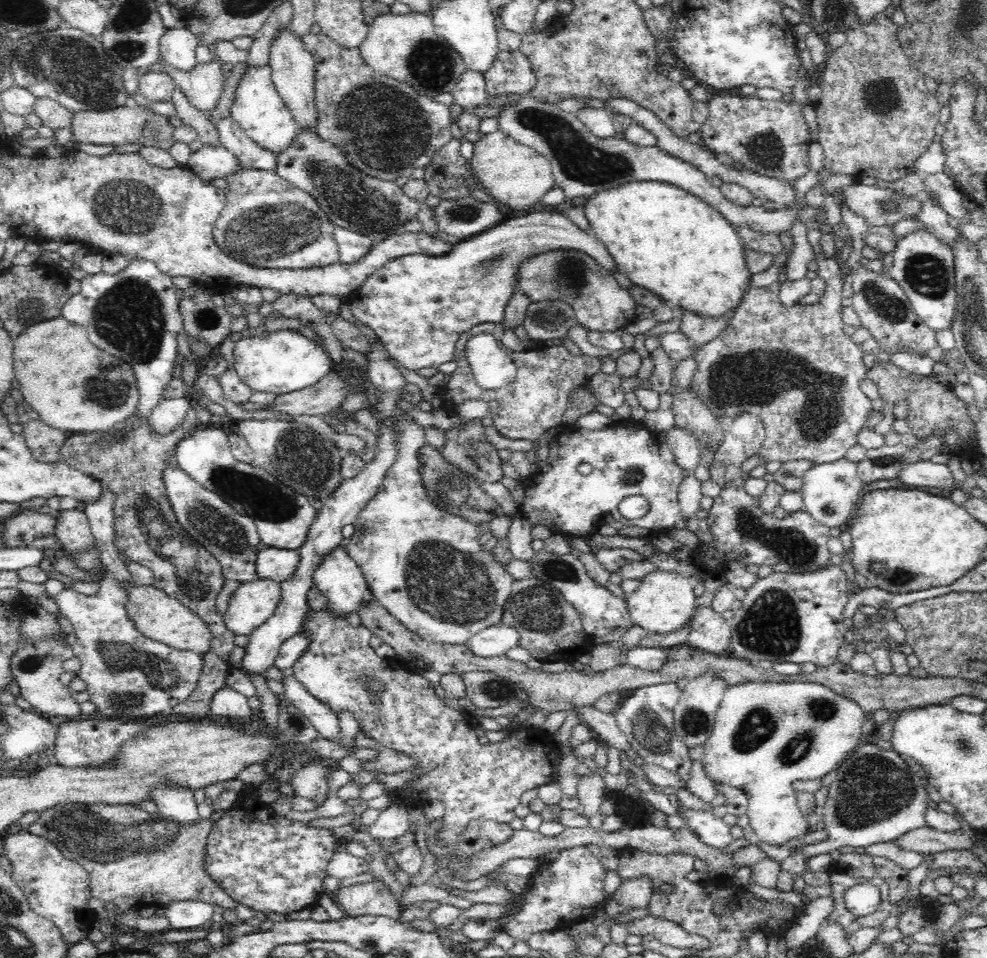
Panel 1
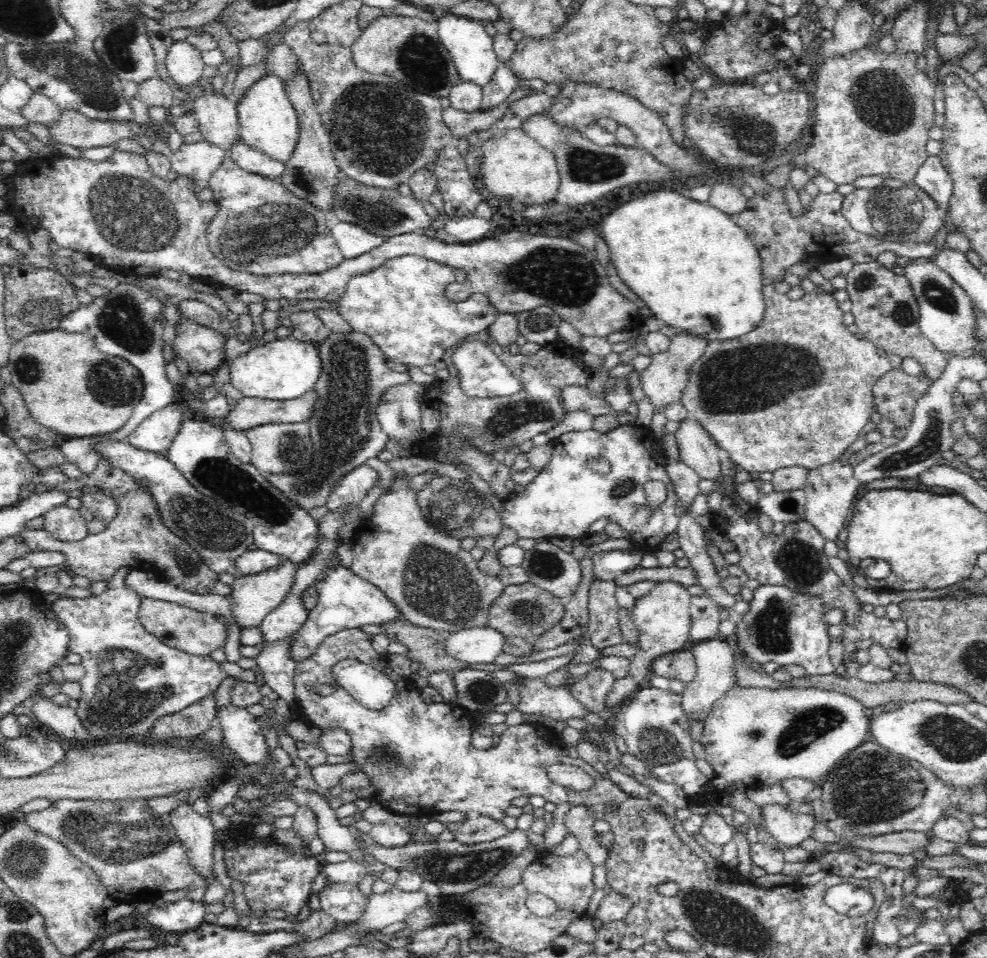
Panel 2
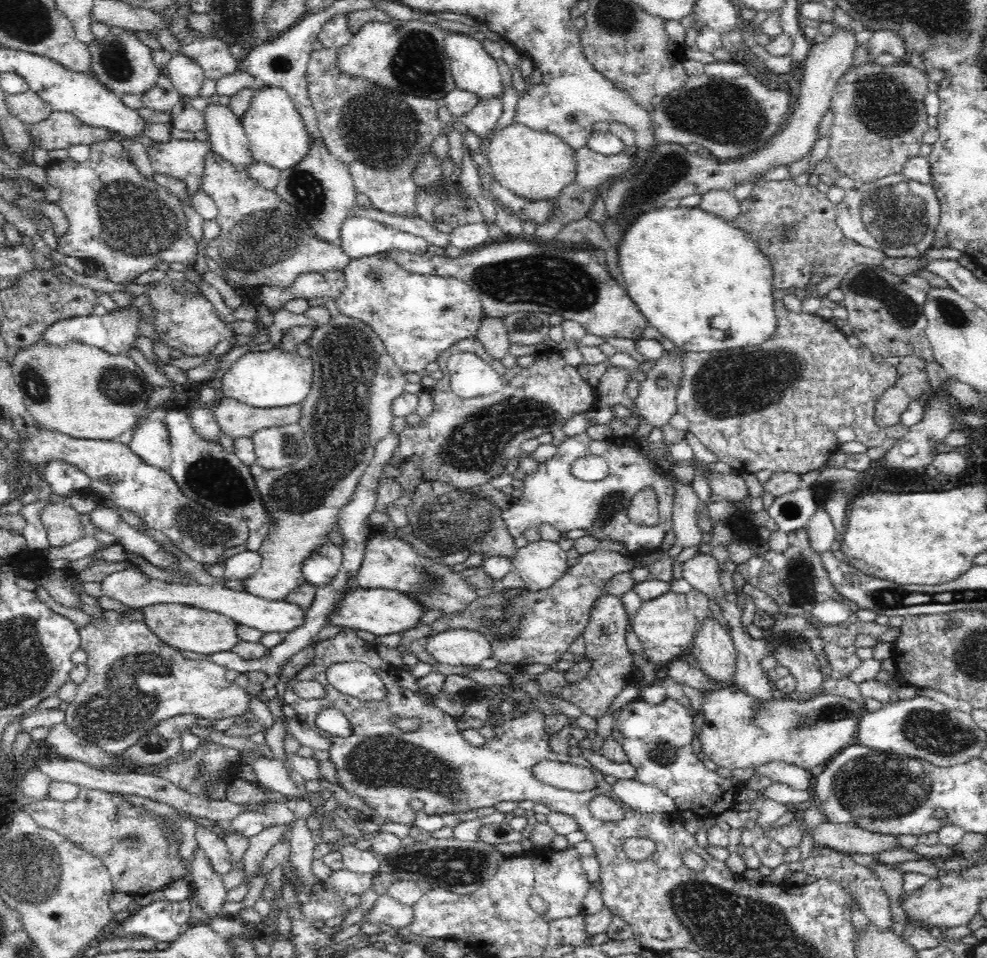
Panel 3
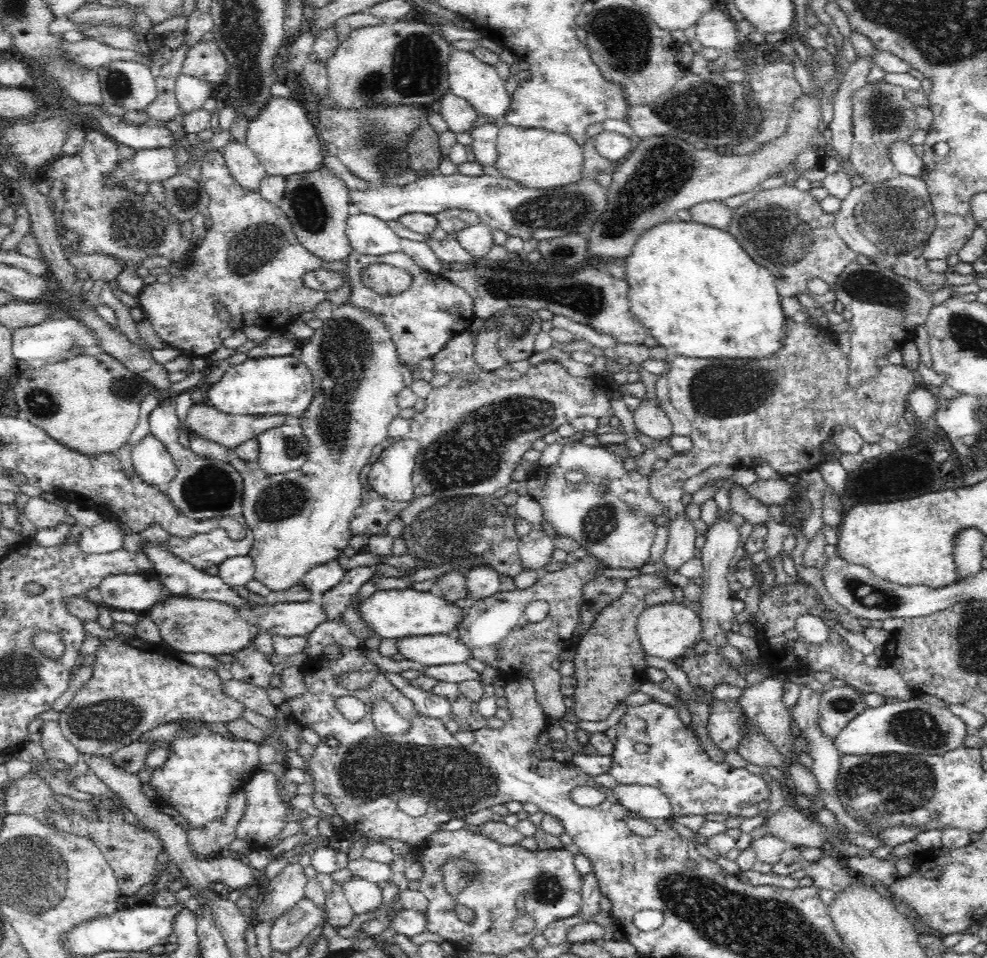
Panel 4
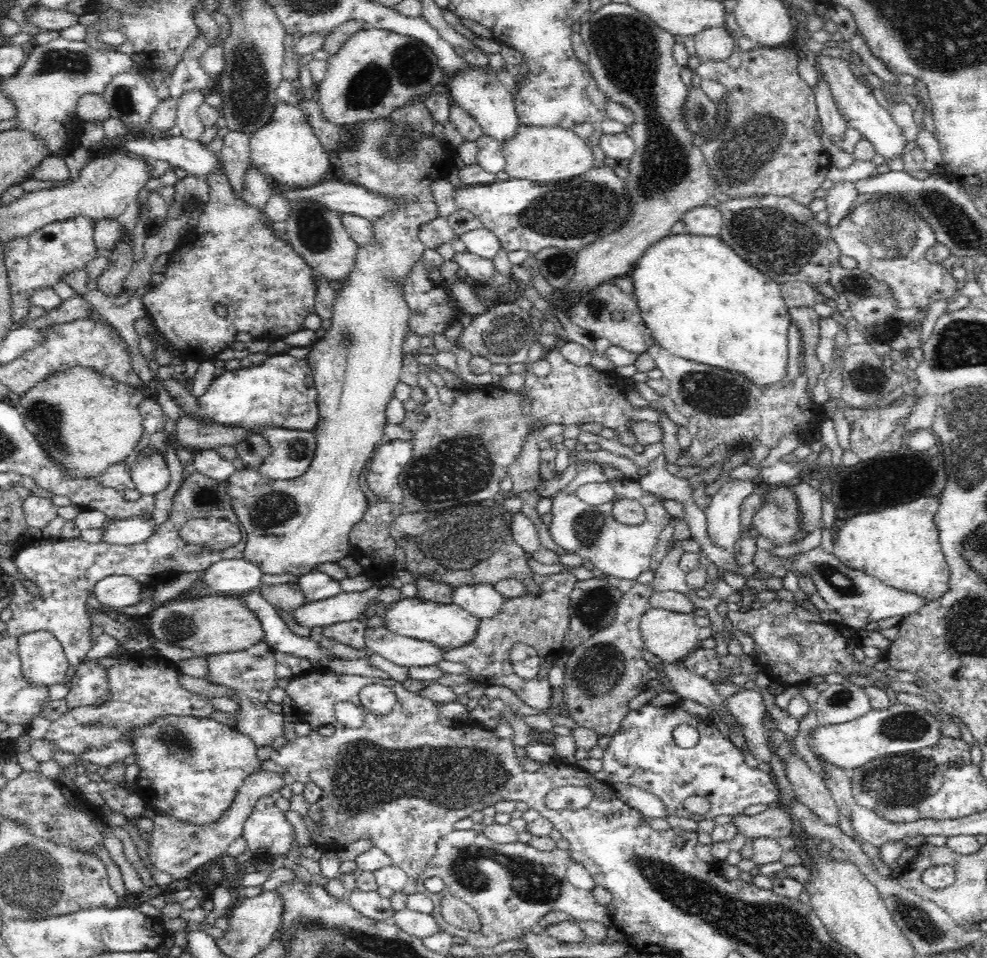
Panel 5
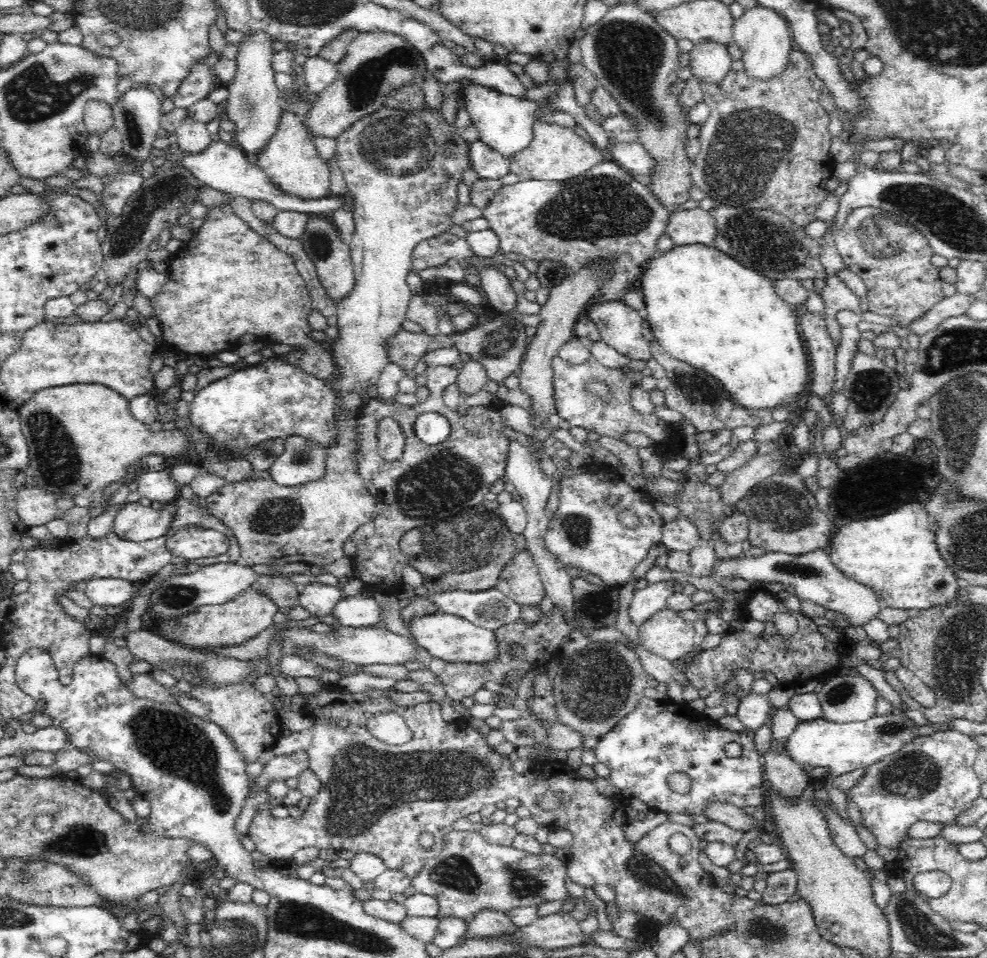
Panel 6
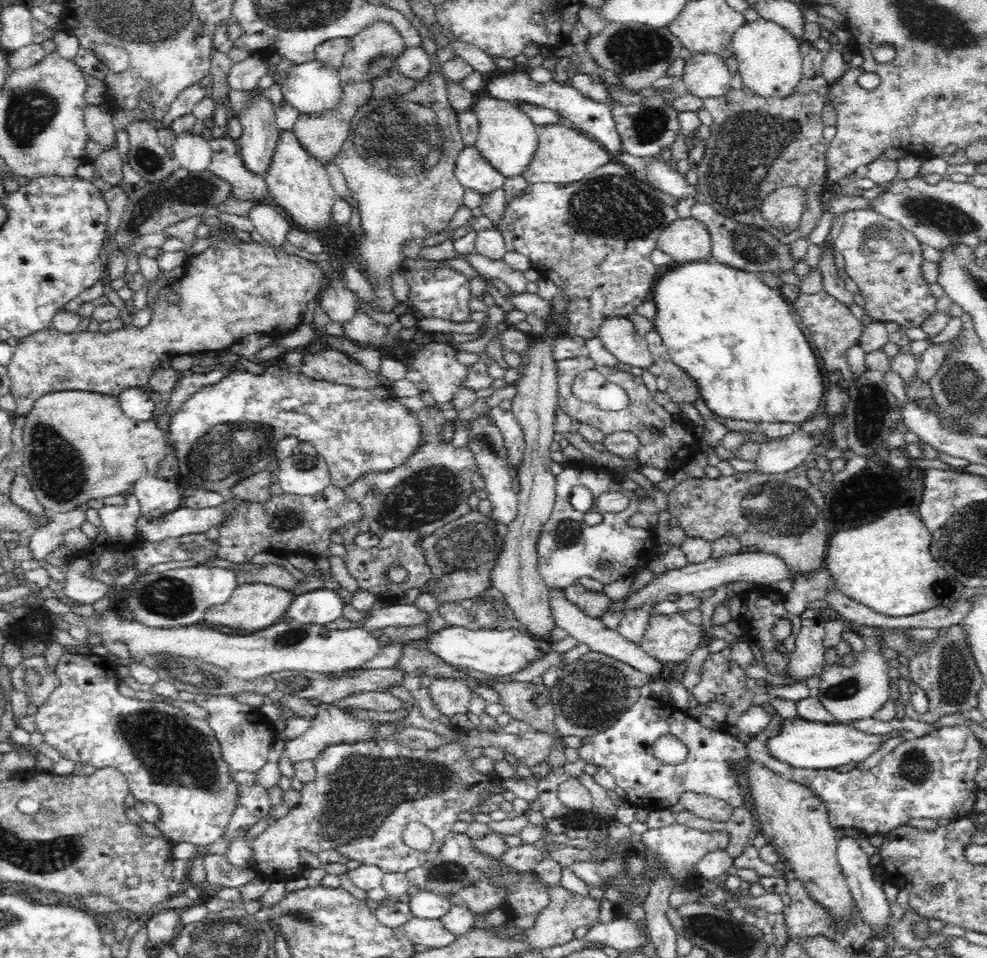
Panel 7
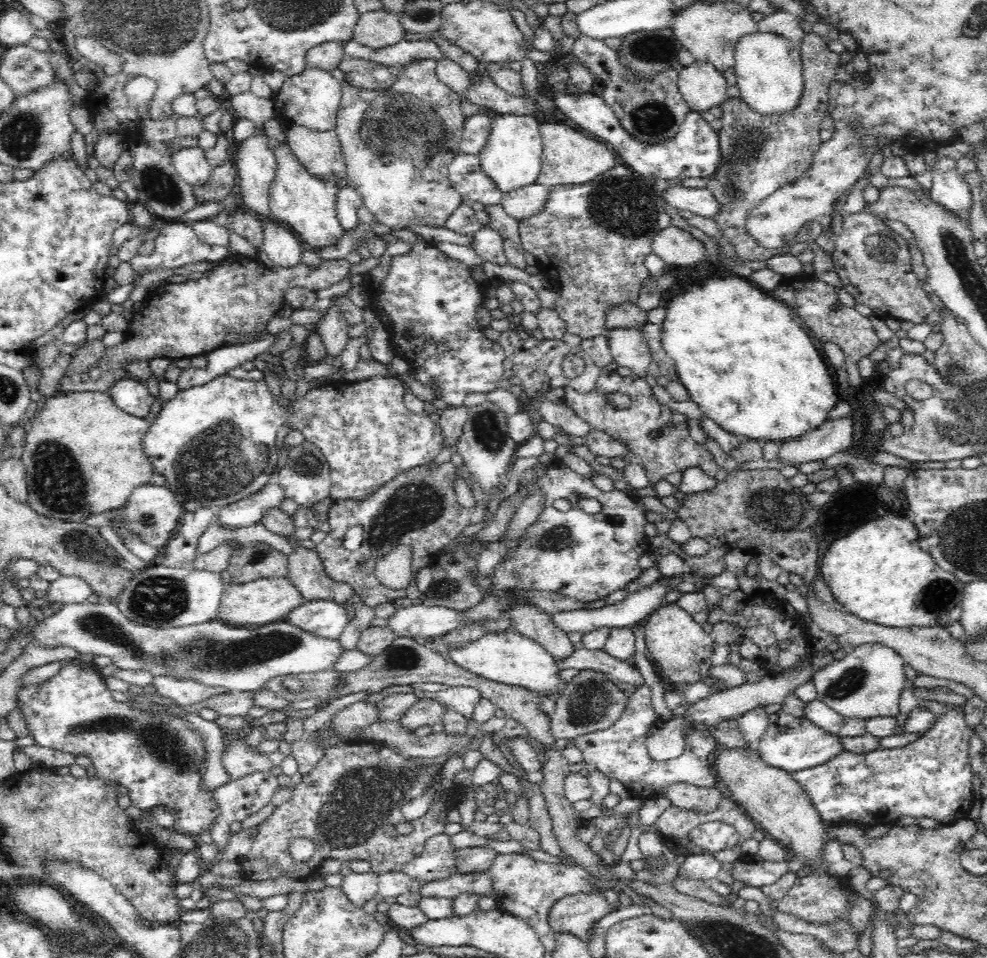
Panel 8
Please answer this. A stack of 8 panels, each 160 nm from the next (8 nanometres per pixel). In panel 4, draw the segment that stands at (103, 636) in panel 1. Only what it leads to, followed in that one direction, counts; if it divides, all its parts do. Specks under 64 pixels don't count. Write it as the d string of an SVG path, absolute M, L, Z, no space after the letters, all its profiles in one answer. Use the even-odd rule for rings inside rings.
M116 635L112 640L103 640L94 655L92 676L58 718L62 735L81 754L110 757L116 750L138 741L142 734L167 723L174 724L178 719L226 724L242 717L244 704L224 693L224 682L214 669L184 663L162 643L148 643L138 635Z

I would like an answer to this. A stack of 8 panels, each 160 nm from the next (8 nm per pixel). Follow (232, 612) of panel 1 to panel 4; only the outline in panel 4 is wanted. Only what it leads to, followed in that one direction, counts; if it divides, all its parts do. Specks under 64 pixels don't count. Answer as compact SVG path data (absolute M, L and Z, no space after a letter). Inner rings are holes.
M350 302L343 303L341 306L336 306L333 310L332 317L325 321L323 328L318 328L315 331L314 336L301 344L301 357L302 362L310 369L313 377L313 388L315 396L312 398L308 409L305 410L304 416L298 418L295 423L304 427L305 437L309 442L309 457L306 462L298 470L293 470L288 473L282 473L277 475L271 475L265 473L262 468L259 467L258 461L246 462L240 460L240 457L236 456L236 452L232 449L228 449L228 460L232 462L234 468L238 470L238 474L243 480L242 499L243 507L242 512L245 517L245 521L248 524L254 539L254 544L250 549L249 555L255 562L255 575L254 579L259 580L269 588L272 592L278 592L278 590L284 590L290 588L290 586L300 585L302 578L314 567L318 565L324 565L334 559L342 559L342 551L348 546L348 542L353 538L352 530L350 529L351 520L354 514L354 509L361 503L362 485L360 485L360 473L362 468L368 464L370 460L370 454L374 450L376 444L384 442L385 438L389 436L389 424L398 417L399 405L398 394L405 388L405 383L400 373L400 362L397 357L397 347L393 341L393 334L391 334L383 316L377 316L367 308L358 308L355 304Z

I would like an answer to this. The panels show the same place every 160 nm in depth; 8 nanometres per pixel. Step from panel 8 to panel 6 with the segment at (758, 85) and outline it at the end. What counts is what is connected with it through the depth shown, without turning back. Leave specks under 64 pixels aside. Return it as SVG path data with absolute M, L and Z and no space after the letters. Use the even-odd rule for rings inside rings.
M755 5L734 21L734 41L742 50L743 68L753 80L770 81L784 73L792 53L792 35L788 22L774 9Z

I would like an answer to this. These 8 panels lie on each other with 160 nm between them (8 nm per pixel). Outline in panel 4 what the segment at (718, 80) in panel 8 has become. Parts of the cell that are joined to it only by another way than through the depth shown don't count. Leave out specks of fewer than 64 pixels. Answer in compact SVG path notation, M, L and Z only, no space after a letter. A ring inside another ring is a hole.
M712 8L712 12L700 17L696 25L696 39L702 47L714 48L719 54L731 55L741 40L735 21L720 8Z

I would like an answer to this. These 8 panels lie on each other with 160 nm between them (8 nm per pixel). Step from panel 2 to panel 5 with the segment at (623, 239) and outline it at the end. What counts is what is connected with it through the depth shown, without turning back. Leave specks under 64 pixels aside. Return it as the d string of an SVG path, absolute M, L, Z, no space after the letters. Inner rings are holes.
M671 233L650 246L629 275L644 325L650 328L655 344L672 356L742 373L749 385L762 390L786 378L791 317L781 296L781 285L743 261L722 237Z

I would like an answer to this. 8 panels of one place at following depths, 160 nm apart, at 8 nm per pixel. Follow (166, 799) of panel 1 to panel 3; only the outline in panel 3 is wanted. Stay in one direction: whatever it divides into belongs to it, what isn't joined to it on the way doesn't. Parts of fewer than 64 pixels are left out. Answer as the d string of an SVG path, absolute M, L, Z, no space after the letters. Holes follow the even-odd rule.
M202 848L194 850L188 868L192 873L192 887L195 887L194 898L198 906L210 919L223 916L221 910L228 891L223 886L224 877L212 868Z

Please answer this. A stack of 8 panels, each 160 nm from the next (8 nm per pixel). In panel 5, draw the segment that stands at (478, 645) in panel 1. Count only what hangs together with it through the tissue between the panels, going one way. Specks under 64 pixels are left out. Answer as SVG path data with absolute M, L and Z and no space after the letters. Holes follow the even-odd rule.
M384 625L366 627L363 642L368 650L400 666L432 666L444 660L444 651L431 642L394 634Z

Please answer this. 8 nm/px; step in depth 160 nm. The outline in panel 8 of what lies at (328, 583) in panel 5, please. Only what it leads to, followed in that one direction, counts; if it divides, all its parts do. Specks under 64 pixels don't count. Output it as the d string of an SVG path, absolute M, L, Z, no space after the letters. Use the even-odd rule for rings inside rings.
M304 600L288 614L286 620L316 637L332 641L339 638L349 622L344 605L330 600Z

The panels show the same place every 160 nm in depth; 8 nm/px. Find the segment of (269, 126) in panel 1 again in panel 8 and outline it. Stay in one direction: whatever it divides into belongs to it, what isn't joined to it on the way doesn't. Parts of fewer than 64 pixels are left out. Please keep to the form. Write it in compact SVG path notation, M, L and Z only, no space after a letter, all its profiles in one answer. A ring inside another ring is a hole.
M286 143L276 146L274 153L277 169L269 190L272 220L302 238L304 244L310 248L330 248L336 245L345 231L338 220L335 207L338 186L328 181L315 180L294 153L290 152Z

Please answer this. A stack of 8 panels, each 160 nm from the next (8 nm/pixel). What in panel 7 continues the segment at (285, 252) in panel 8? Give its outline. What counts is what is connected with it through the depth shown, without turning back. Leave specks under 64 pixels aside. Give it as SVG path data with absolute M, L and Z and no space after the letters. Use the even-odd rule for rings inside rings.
M257 203L250 209L248 217L255 230L266 239L266 245L282 251L282 246L288 243L286 237L292 224L286 214L272 204Z

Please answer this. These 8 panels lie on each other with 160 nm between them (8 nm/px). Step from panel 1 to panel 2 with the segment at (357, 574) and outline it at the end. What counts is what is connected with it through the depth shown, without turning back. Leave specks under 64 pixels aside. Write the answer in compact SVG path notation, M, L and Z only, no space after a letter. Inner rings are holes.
M338 566L338 568L324 568L318 575L314 584L319 595L316 606L309 611L306 622L293 636L290 643L290 658L298 663L310 658L324 638L336 634L344 629L355 629L364 624L378 624L380 626L392 624L396 620L404 620L402 613L397 609L396 603L386 598L378 587L362 580L351 568Z

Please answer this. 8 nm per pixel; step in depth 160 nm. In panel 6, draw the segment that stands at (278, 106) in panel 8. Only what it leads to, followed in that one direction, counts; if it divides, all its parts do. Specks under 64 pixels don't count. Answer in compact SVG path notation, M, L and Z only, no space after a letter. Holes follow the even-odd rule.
M318 55L312 58L308 57L303 66L303 71L302 83L308 86L308 92L311 92L311 100L324 92L337 77L337 66Z

